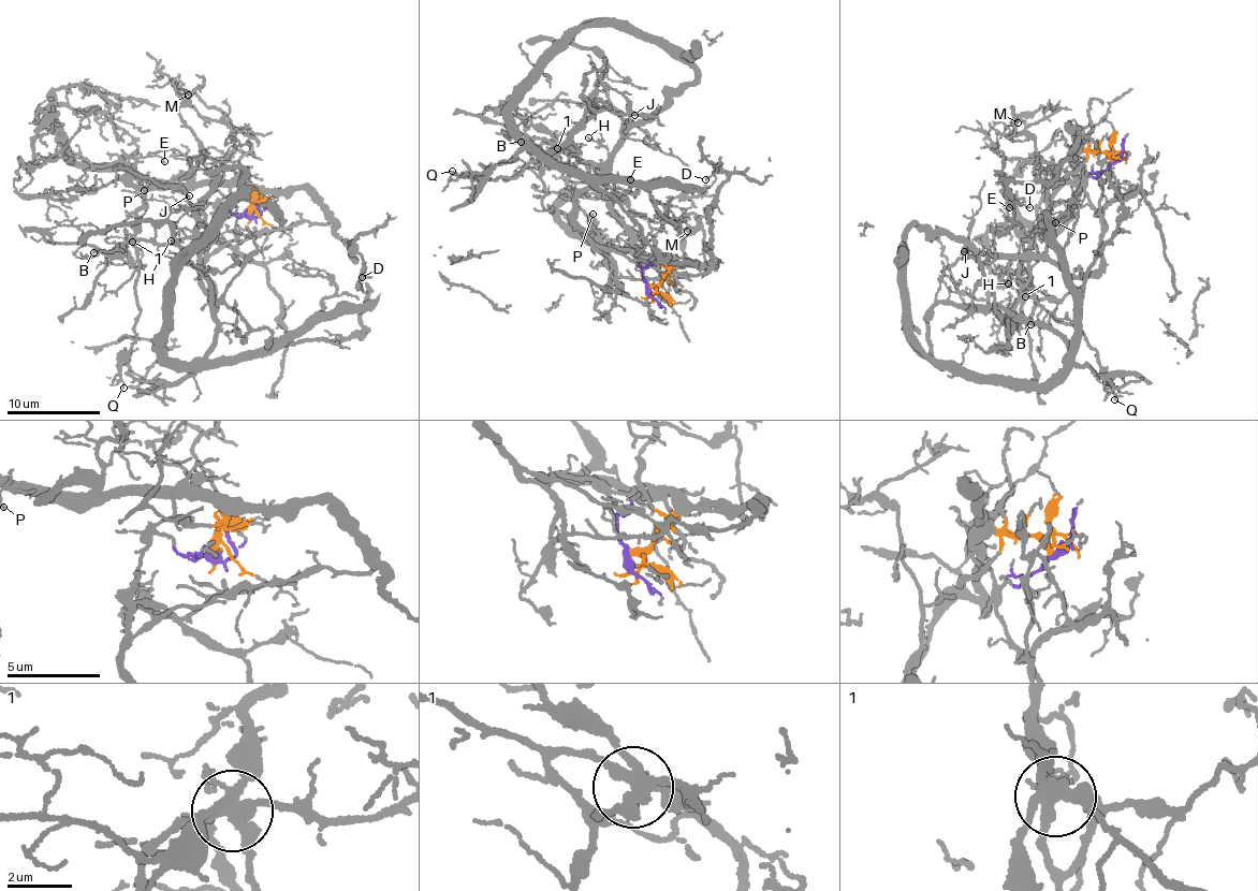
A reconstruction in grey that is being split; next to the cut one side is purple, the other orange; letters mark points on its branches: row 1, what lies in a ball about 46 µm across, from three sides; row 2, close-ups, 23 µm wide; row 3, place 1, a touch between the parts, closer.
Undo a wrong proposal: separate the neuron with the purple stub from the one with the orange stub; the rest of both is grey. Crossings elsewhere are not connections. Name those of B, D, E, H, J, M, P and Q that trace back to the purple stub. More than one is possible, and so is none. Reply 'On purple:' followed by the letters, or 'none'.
On purple: B, H, J, M

